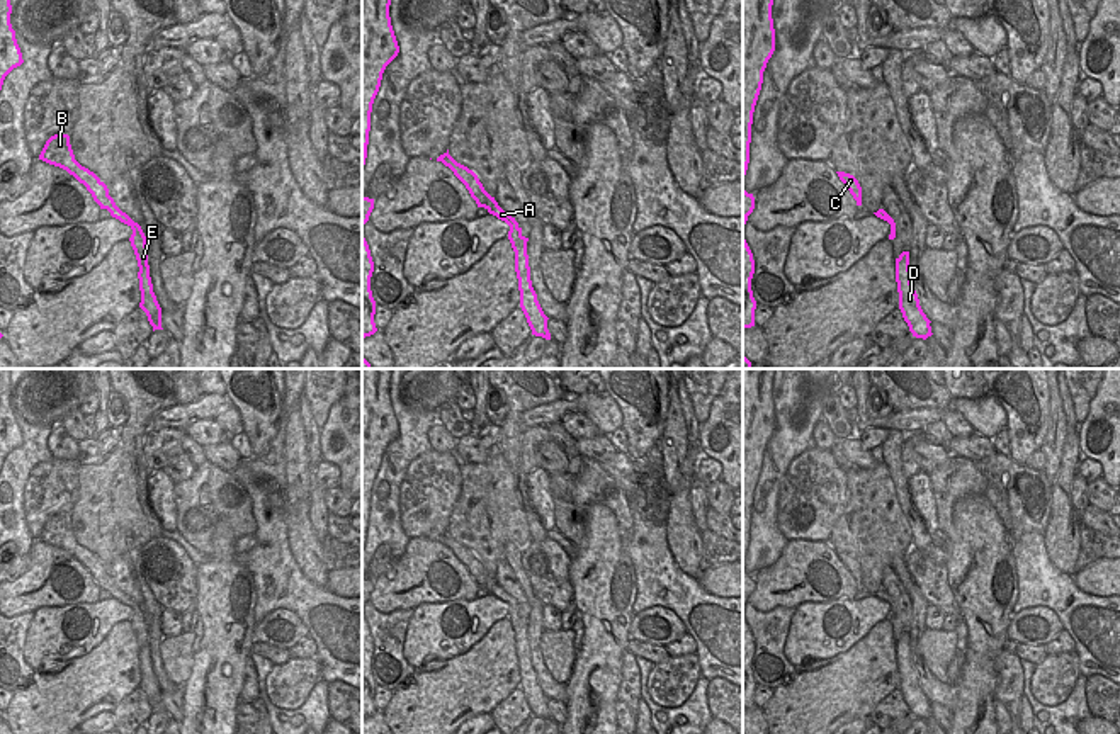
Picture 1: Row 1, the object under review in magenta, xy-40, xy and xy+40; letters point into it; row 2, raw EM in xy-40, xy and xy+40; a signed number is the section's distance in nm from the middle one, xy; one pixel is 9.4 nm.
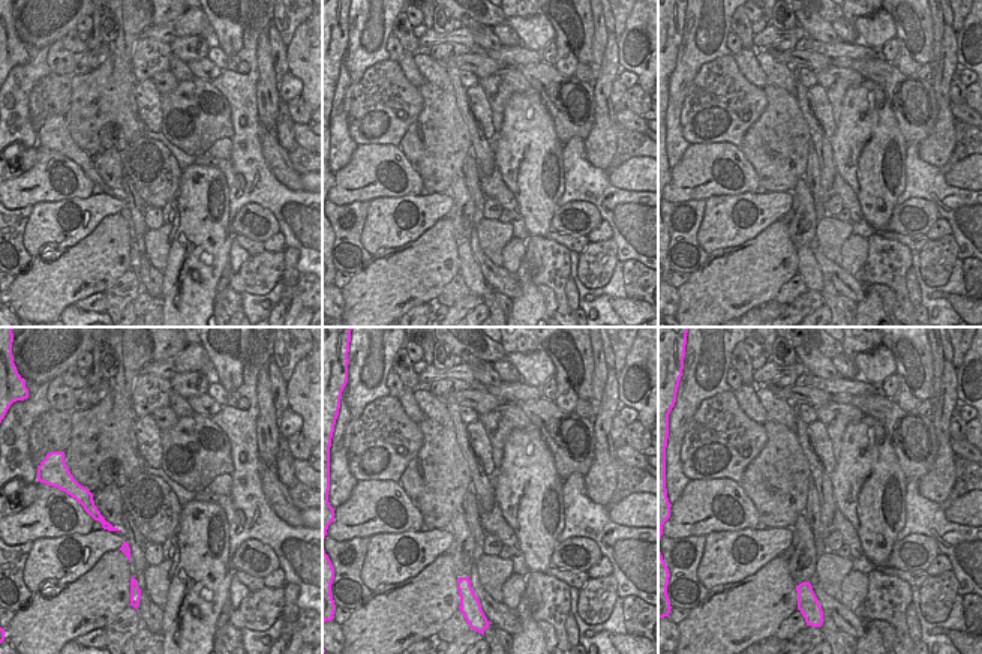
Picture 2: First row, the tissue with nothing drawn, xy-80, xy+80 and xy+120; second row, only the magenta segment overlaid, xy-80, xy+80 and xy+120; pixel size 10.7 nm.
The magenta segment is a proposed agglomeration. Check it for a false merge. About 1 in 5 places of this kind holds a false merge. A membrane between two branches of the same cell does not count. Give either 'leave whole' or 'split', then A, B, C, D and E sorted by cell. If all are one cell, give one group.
leave whole; groups A B C D E

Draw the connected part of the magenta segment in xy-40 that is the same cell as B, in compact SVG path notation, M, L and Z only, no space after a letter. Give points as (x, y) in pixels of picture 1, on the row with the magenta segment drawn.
M68 134L51 136L44 144L39 160L66 170L70 175L73 175L80 184L87 187L87 190L92 194L93 200L100 206L100 209L107 209L112 217L119 219L121 223L127 224L133 229L129 241L139 267L138 272L139 291L141 291L139 308L146 313L148 321L153 326L153 331L163 330L161 308L153 292L150 265L148 265L146 236L141 226L116 206L114 199L109 195L107 185L93 172L82 167L75 160Z

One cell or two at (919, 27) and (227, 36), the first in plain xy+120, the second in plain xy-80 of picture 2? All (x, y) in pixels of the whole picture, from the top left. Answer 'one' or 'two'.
one

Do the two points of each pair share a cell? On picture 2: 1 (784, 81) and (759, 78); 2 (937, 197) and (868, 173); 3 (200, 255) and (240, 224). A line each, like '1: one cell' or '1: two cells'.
1: two cells
2: two cells
3: two cells

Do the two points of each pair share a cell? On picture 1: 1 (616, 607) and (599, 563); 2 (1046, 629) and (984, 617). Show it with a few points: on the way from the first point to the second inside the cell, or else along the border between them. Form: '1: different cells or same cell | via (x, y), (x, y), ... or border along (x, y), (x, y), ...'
1: same cell | via (605, 597), (600, 573)
2: different cells | border along (1013, 614), (1006, 639)

